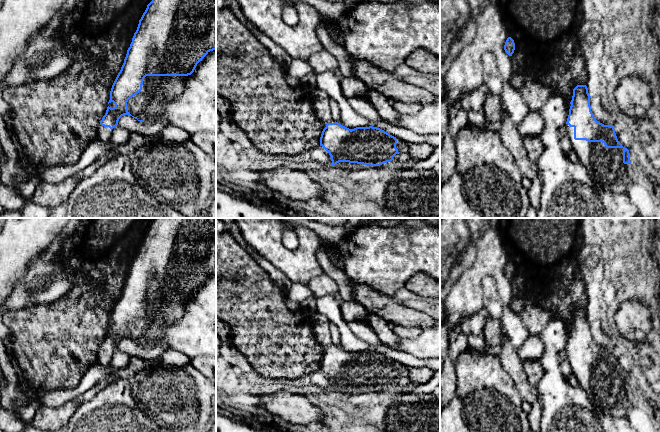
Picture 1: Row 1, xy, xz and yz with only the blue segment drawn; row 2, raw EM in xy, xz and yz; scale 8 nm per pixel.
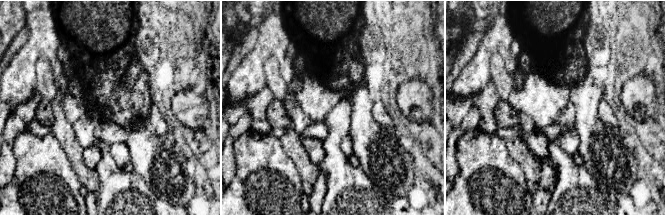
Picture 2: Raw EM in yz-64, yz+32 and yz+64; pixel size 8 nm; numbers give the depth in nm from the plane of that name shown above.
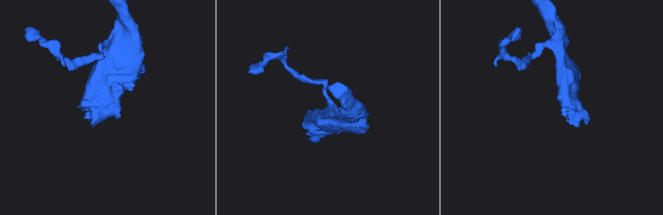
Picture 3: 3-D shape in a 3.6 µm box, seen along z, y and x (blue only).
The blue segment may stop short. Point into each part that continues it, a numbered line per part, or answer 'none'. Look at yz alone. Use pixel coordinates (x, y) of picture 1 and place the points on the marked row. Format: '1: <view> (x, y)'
1: yz (606, 165)

